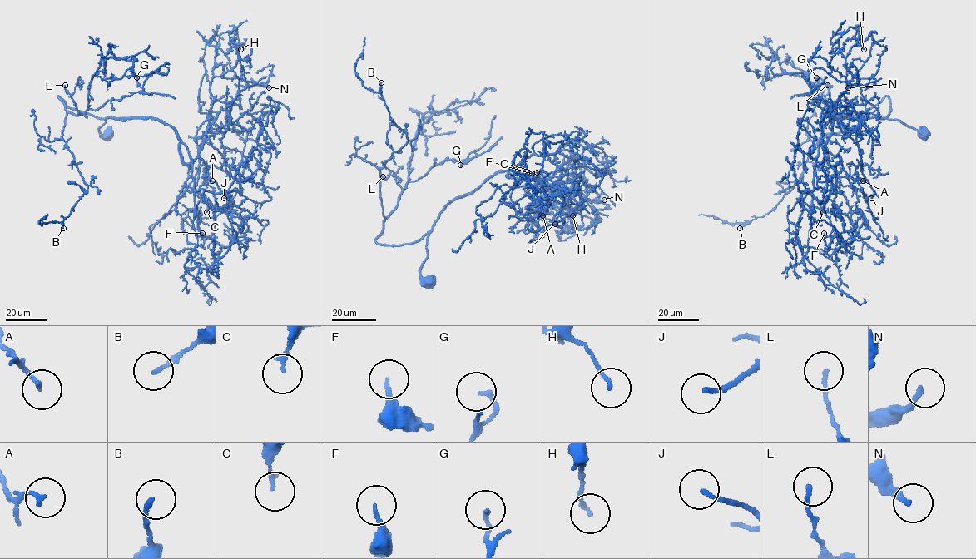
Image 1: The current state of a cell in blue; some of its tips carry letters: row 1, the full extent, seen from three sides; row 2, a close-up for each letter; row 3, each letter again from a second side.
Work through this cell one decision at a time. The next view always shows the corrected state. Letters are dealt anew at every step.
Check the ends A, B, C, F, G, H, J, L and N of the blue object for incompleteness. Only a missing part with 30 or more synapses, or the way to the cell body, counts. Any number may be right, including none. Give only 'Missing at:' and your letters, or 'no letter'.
Missing at: J

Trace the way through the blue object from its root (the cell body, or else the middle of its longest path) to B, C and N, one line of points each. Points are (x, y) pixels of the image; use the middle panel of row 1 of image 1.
B: (430, 282), (419, 271), (428, 232), (403, 245), (375, 241), (385, 220), (379, 170), (408, 141), (381, 82)
C: (430, 282), (419, 269), (442, 210), (498, 171), (516, 178), (514, 186), (527, 186), (537, 172)
N: (430, 282), (419, 269), (439, 212), (498, 171), (542, 181), (572, 156), (579, 190), (604, 200)

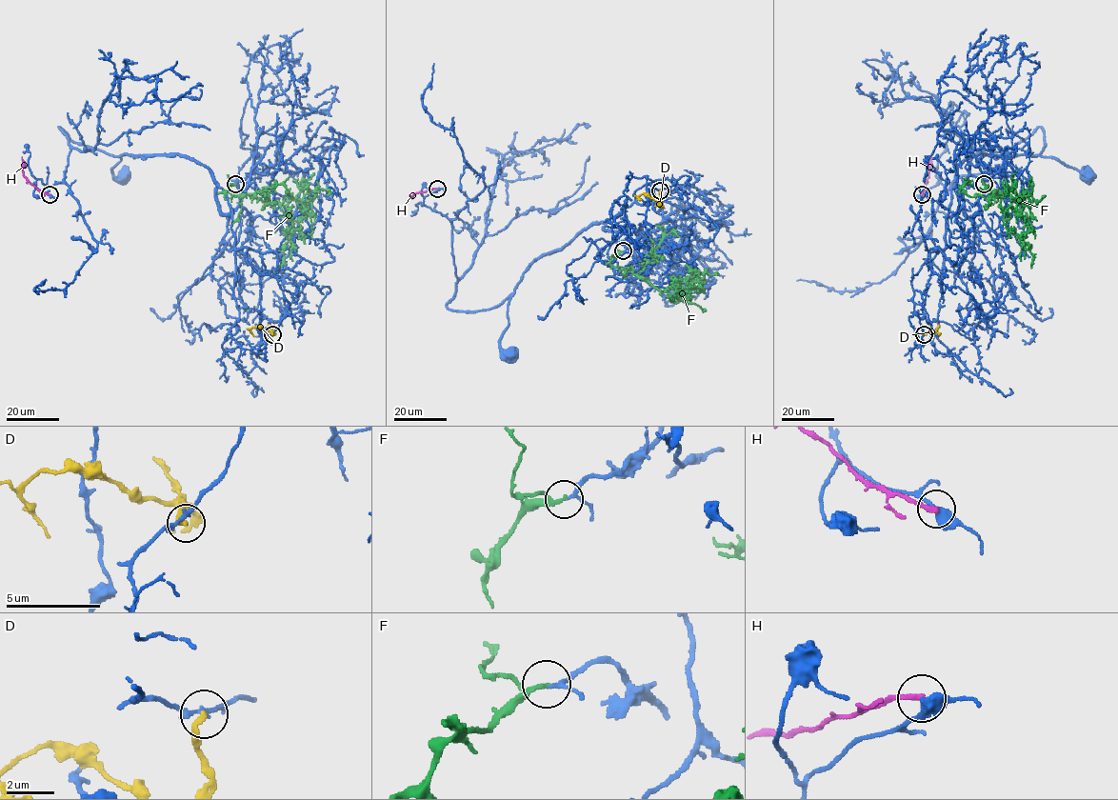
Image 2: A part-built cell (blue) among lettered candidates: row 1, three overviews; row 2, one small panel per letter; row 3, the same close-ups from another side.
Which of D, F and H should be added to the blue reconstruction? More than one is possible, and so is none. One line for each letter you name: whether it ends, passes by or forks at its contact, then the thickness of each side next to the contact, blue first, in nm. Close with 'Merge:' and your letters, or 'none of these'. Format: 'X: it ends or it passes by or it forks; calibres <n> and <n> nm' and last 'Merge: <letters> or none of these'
Merge: none of these

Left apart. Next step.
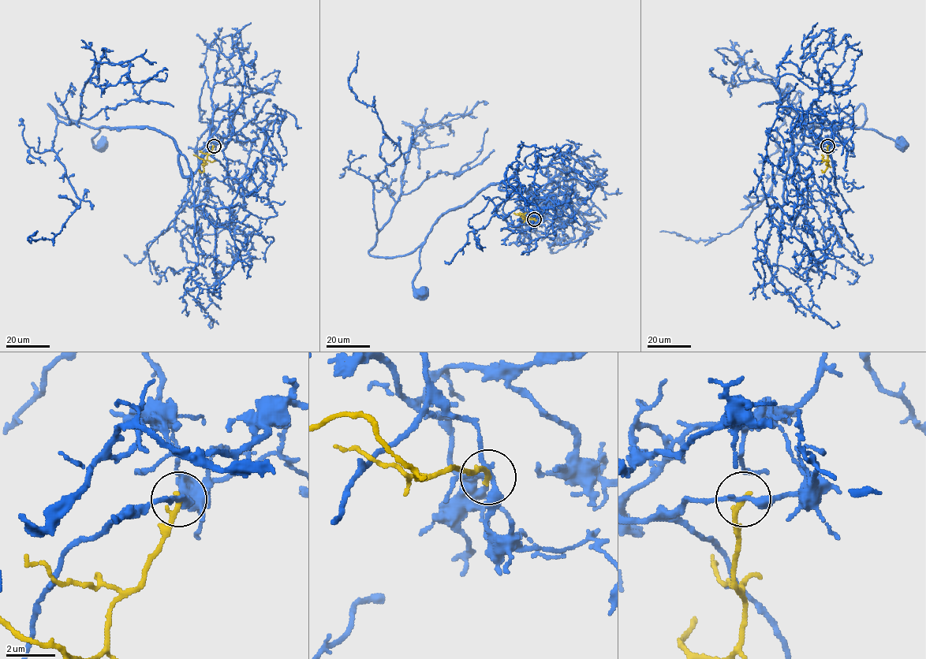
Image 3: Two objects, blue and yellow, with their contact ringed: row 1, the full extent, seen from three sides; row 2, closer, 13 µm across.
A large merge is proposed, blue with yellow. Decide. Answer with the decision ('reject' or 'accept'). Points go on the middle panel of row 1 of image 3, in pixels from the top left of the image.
reject

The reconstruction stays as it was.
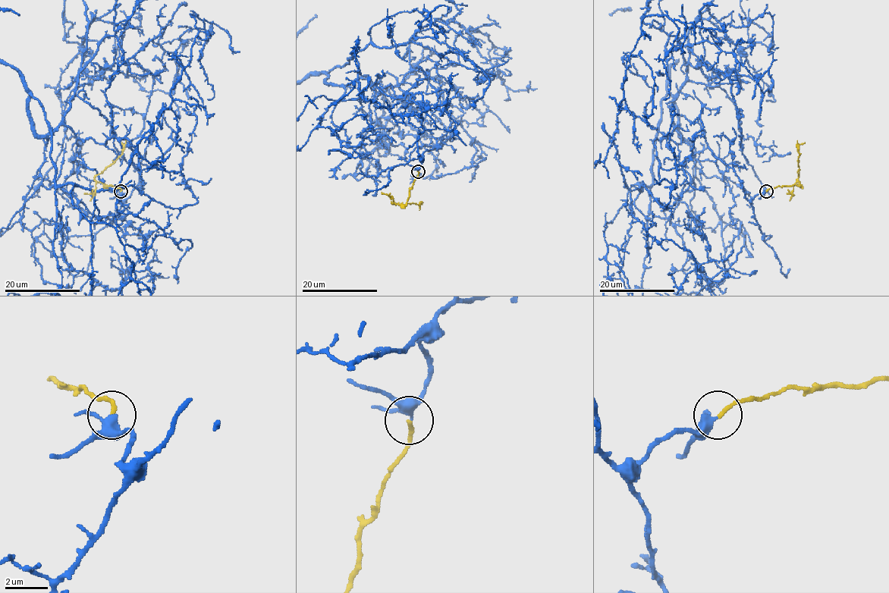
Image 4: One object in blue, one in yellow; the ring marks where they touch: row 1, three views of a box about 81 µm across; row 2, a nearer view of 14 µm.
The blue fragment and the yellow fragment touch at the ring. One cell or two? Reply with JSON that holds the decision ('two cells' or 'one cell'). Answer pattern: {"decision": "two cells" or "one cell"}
{"decision": "one cell"}

